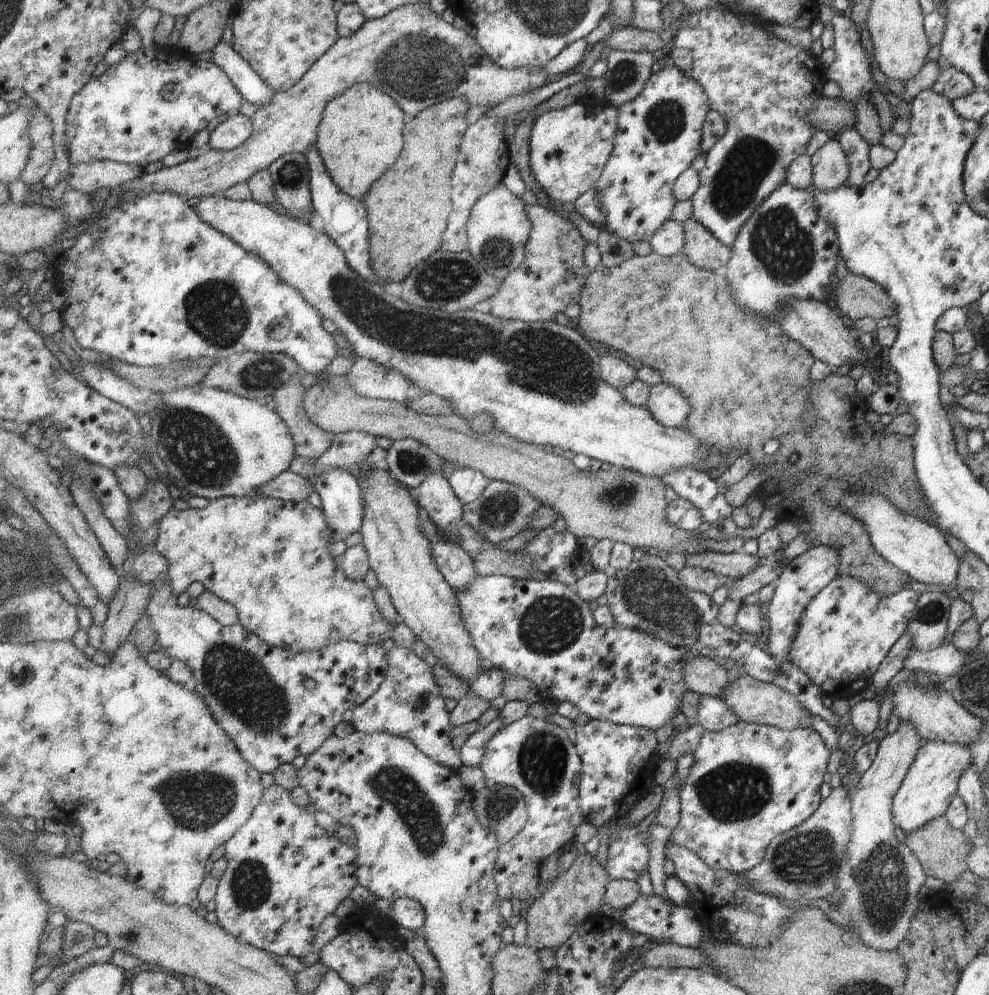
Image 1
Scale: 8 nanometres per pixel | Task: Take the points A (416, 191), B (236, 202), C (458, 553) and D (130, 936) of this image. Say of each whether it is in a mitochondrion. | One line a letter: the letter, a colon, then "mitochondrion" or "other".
A: other
B: other
C: other
D: other

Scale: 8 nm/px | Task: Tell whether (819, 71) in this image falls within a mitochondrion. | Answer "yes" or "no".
no

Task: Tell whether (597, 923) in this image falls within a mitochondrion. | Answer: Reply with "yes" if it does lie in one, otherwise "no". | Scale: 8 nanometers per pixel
no

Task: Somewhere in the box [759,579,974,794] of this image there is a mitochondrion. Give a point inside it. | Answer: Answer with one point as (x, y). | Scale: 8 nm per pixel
(931, 613)

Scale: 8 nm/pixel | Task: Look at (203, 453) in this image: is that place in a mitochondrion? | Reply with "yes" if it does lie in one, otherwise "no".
yes

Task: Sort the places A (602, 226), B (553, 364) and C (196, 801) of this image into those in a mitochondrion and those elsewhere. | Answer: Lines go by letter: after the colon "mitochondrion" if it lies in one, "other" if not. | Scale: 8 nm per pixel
A: other
B: mitochondrion
C: mitochondrion

